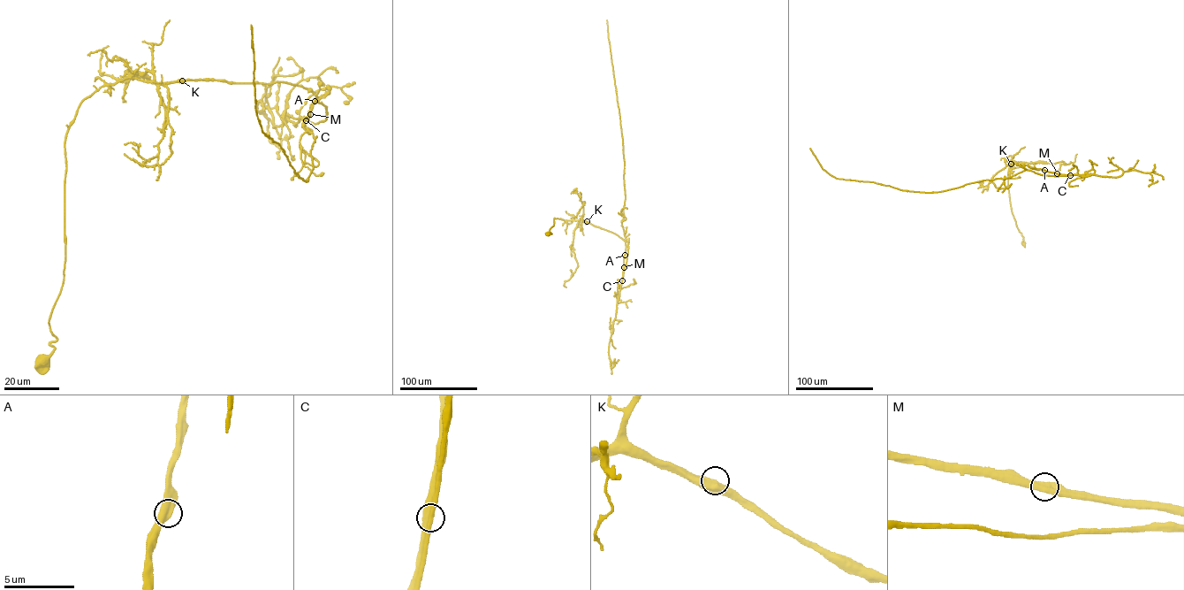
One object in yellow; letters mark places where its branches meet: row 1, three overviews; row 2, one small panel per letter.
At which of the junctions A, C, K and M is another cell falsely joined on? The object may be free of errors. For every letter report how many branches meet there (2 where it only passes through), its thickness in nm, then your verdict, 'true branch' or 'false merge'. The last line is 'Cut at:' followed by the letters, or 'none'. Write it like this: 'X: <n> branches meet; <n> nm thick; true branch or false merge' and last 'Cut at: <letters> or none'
A: 2 branches meet; 600 nm thick; true branch
C: 2 branches meet; 600 nm thick; false merge
K: 2 branches meet; 550 nm thick; true branch
M: 2 branches meet; 550 nm thick; true branch
Cut at: C

